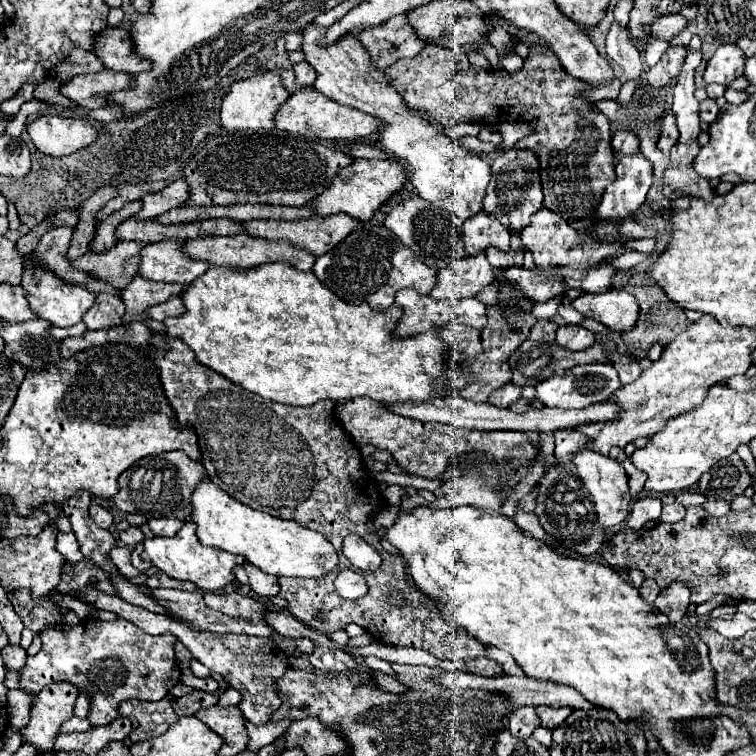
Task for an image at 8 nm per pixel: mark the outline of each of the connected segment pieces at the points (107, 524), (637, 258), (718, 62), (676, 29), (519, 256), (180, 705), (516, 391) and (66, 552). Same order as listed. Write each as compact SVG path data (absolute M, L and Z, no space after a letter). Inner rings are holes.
M91 504L89 506L89 514L91 514L91 518L93 518L93 522L97 524L97 526L101 526L101 528L111 528L111 524L113 524L113 518L111 518L111 514L103 508L103 506L99 506L99 504Z
M623 252L623 254L619 254L617 258L609 258L607 264L611 264L615 270L629 270L631 266L635 266L635 264L639 264L639 262L643 262L643 260L647 260L647 254Z
M725 44L717 48L713 58L709 60L705 70L705 82L729 86L735 78L743 76L743 68L745 68L743 50L735 44Z
M667 14L667 16L653 22L651 32L655 38L671 42L685 26L687 26L687 18L683 18L681 14Z
M489 248L487 260L495 270L505 270L511 266L525 264L525 254L523 252L497 252L495 248Z
M195 690L195 692L189 692L189 694L181 696L181 698L175 698L173 700L173 710L175 710L175 714L179 718L181 716L193 716L201 708L209 708L209 706L217 704L217 700L219 700L219 696L213 696L213 694Z
M505 384L503 388L497 388L497 392L491 392L487 404L497 406L497 408L507 408L513 402L517 402L521 398L521 388L515 384Z
M57 532L57 546L55 548L57 548L57 552L61 552L65 556L65 560L75 560L75 548L79 548L79 542L73 532L69 532L69 534Z

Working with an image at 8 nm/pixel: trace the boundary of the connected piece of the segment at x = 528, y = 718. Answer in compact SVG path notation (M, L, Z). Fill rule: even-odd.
M512 708L505 713L508 727L512 736L519 736L520 740L526 740L532 736L533 730L539 726L539 718L535 714L535 708Z

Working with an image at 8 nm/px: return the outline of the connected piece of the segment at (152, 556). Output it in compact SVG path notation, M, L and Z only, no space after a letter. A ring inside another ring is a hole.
M185 522L183 528L173 538L159 538L159 536L149 538L149 540L145 540L143 546L145 546L143 560L151 562L163 574L167 574L167 576L171 576L175 580L189 580L189 582L197 584L205 592L221 590L227 584L231 584L235 580L233 566L245 562L245 558L241 558L237 554L229 554L229 552L217 550L217 548L205 548L203 544L199 544L195 528L189 522Z

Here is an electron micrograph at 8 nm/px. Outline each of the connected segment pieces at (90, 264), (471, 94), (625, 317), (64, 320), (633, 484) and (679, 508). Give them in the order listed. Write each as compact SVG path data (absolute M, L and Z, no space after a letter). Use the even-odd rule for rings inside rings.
M119 242L101 254L87 252L85 256L77 258L73 266L93 274L95 278L115 284L115 288L125 288L139 270L143 246L143 242Z
M427 44L415 58L401 58L389 68L385 68L385 76L389 84L403 96L403 100L407 102L411 110L427 110L443 126L449 126L449 122L455 122L455 120L465 122L471 118L477 122L483 120L491 126L497 126L503 122L537 120L533 126L535 134L519 140L515 148L527 148L527 150L537 152L541 160L541 184L543 184L543 194L545 194L543 206L559 214L567 222L575 222L583 218L591 220L595 216L595 208L601 202L603 190L615 180L615 162L613 162L615 156L611 148L609 120L603 114L595 114L587 100L575 96L579 90L587 86L575 80L573 76L569 76L559 66L557 56L553 56L549 50L547 52L541 52L539 48L531 50L521 72L509 74L509 72L497 72L497 70L487 72L487 70L475 68L473 64L465 60L463 50L455 50L455 48L449 50L449 48Z
M607 290L601 294L583 294L571 302L571 306L585 318L597 320L609 330L629 332L639 318L639 306L635 296L625 290Z
M27 254L23 258L23 278L21 288L25 290L25 298L29 300L29 308L35 312L37 318L47 320L53 326L69 328L81 322L83 314L93 306L95 294L91 294L83 284L67 284L65 280L57 278L47 266L41 266L35 256Z
M613 448L611 456L613 456L613 460L617 460L617 462L625 468L627 478L629 478L629 492L631 492L631 496L633 496L633 498L637 498L637 496L639 496L639 492L643 492L645 474L643 474L643 472L639 472L639 470L633 466L633 462L625 456L625 452L623 452L623 450Z
M673 502L673 504L665 504L663 506L663 514L661 514L661 522L679 522L683 520L685 516L685 506L679 504L679 502Z

